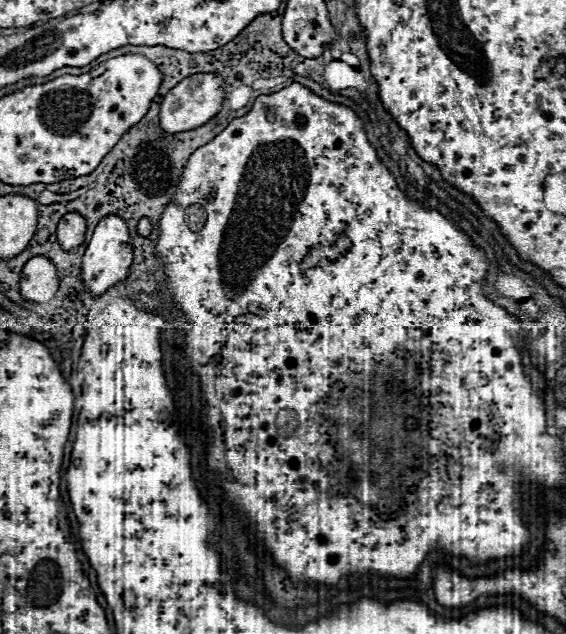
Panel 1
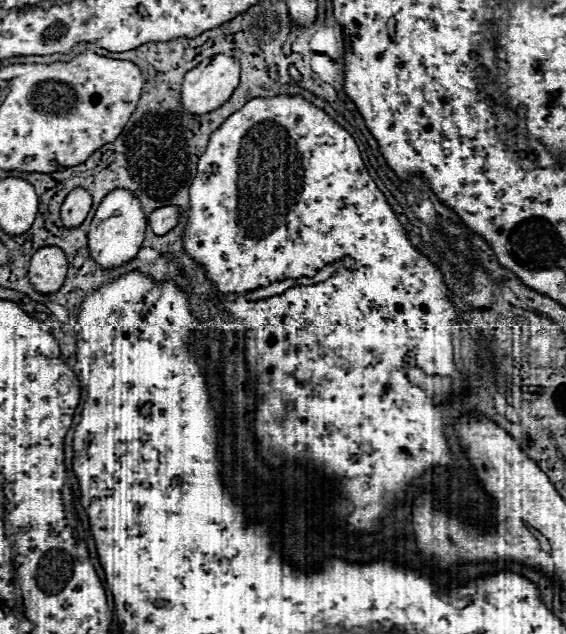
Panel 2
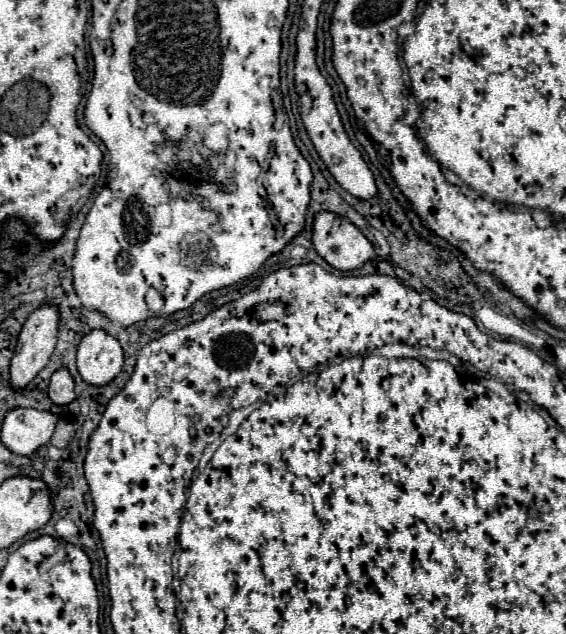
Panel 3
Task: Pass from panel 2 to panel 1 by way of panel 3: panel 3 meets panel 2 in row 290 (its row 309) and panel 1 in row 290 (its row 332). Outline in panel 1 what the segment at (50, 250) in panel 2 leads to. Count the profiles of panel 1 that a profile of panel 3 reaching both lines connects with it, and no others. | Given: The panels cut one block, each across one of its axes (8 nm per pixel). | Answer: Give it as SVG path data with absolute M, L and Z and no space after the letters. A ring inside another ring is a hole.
M36 256L28 260L28 264L22 270L22 280L20 280L22 298L28 302L44 304L54 298L56 290L58 290L56 266L44 256Z

